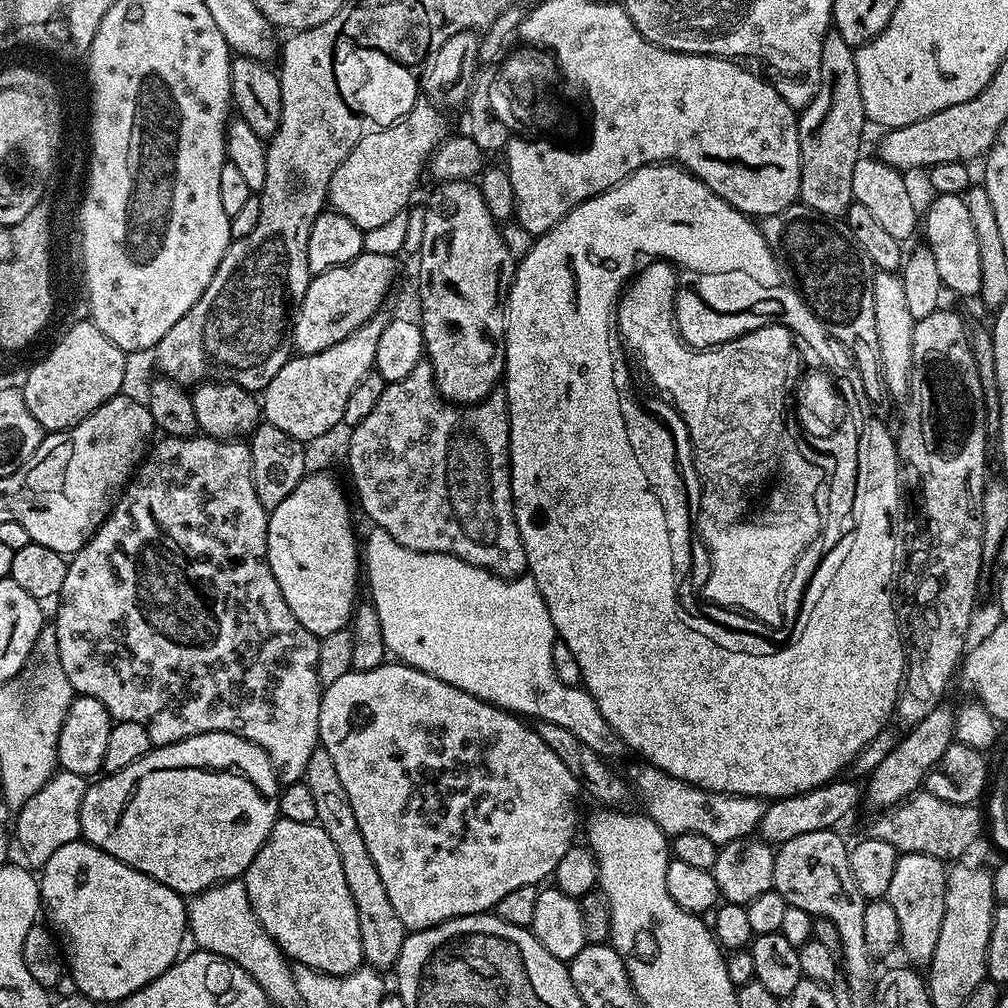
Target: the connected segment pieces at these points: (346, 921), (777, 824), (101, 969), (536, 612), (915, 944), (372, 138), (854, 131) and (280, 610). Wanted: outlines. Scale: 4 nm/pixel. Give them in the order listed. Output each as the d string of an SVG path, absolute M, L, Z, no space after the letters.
M277 819L266 842L262 842L262 850L254 854L254 862L250 862L242 879L258 922L262 922L266 934L274 938L289 961L335 976L350 974L364 964L358 910L354 910L354 898L350 894L350 886L346 886L342 858L338 858L338 850L334 850L330 834L326 834L319 824Z
M840 778L814 790L806 790L802 794L787 796L781 800L771 801L762 814L758 827L759 839L765 844L779 846L790 842L790 838L798 838L798 834L814 834L814 830L837 827L854 808L862 790L852 782Z
M79 838L59 847L51 855L50 860L46 862L44 867L39 869L38 883L40 885L42 912L45 917L48 915L49 921L47 920L47 923L60 941L60 947L66 961L67 975L74 978L76 990L81 992L82 995L88 996L91 1000L97 1002L103 1002L103 1000L113 1000L113 1002L125 1000L130 994L142 990L142 986L154 982L154 978L158 978L158 974L165 972L171 964L176 963L180 959L182 955L180 947L183 946L184 936L186 940L186 933L188 932L188 910L185 897L181 896L179 892L170 890L170 886L166 886L162 882L158 882L154 878L150 878L146 874L142 874L122 862L118 862L118 858L114 858L110 854L98 850L98 846L89 844L87 840Z
M373 527L371 531L372 533L369 534L368 541L365 544L363 541L362 544L362 564L366 569L366 584L368 580L368 588L372 591L370 600L375 605L381 622L384 647L391 655L392 652L396 655L393 657L399 663L409 664L411 668L422 670L426 674L430 674L458 690L466 690L466 694L477 696L480 700L493 704L495 708L503 708L505 712L513 713L521 718L533 716L533 721L545 720L554 726L562 726L562 730L570 730L570 734L575 734L577 738L582 738L582 742L586 742L586 746L590 746L590 750L594 750L599 756L613 758L612 756L625 751L624 743L617 738L616 731L606 722L606 718L602 718L602 714L590 693L585 692L583 687L571 688L566 686L560 681L558 674L554 674L552 651L558 642L558 637L554 630L554 622L550 622L550 610L546 610L546 602L542 598L542 594L538 590L538 586L532 576L527 574L515 578L495 576L493 572L487 572L484 568L468 564L464 560L459 560L456 556L406 550L406 546L394 542L394 538L390 538L390 534L386 534L386 530L381 528Z
M906 852L897 855L894 876L890 878L890 890L887 900L894 906L900 931L899 947L909 956L916 966L927 966L934 954L934 945L938 942L938 930L942 930L942 914L946 898L945 861L927 856Z
M417 99L401 116L404 116L401 120L377 132L365 131L363 138L352 145L350 154L346 154L342 166L334 172L328 187L331 211L350 218L350 222L362 230L390 222L394 214L405 211L412 204L412 195L420 184L420 175L425 175L428 160L449 135L448 124L440 117L443 116L441 109L427 99Z
M832 30L822 42L822 62L820 78L815 81L816 93L812 101L805 106L798 116L798 134L800 135L800 194L799 199L808 208L813 208L825 218L840 218L853 204L852 179L854 166L861 159L860 139L864 136L866 117L862 106L862 90L858 86L858 66L856 53L839 34Z
M203 434L195 436L164 436L160 438L160 441L158 440L151 445L146 459L141 463L135 475L133 475L128 487L121 492L120 499L116 501L111 514L106 517L102 527L88 539L87 546L82 550L78 550L68 560L66 582L62 582L62 590L58 597L60 605L56 608L56 621L54 621L56 649L58 650L58 658L60 659L62 670L70 682L73 693L89 696L90 698L98 698L98 702L102 702L102 706L106 706L106 710L111 714L113 721L125 720L126 722L138 722L138 726L146 726L146 734L150 734L150 742L153 746L182 742L186 738L197 736L198 734L229 732L235 736L246 738L250 742L262 746L262 750L266 750L266 754L276 771L276 779L280 781L281 785L299 784L303 781L306 774L306 764L310 762L310 754L314 754L314 750L320 743L320 731L318 730L318 714L320 713L320 698L322 695L322 685L320 683L320 675L318 674L318 650L320 649L320 642L317 636L310 634L310 630L306 630L306 626L302 626L302 622L298 622L298 618L294 618L294 614L290 611L290 606L286 606L286 598L282 598L282 590L278 590L278 582L268 565L268 547L266 546L268 512L262 506L262 502L258 502L258 494L254 494L252 449L244 442L225 442L223 440L216 440L213 436L205 436Z

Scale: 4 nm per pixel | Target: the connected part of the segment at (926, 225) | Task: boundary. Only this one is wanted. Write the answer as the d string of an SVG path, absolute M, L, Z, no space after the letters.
M937 195L936 201L928 208L928 213L922 216L922 236L926 239L926 246L934 254L934 266L938 266L938 278L945 289L948 288L956 296L975 297L982 284L982 270L978 259L978 237L974 234L974 225L970 222L970 210L966 210L963 195Z

